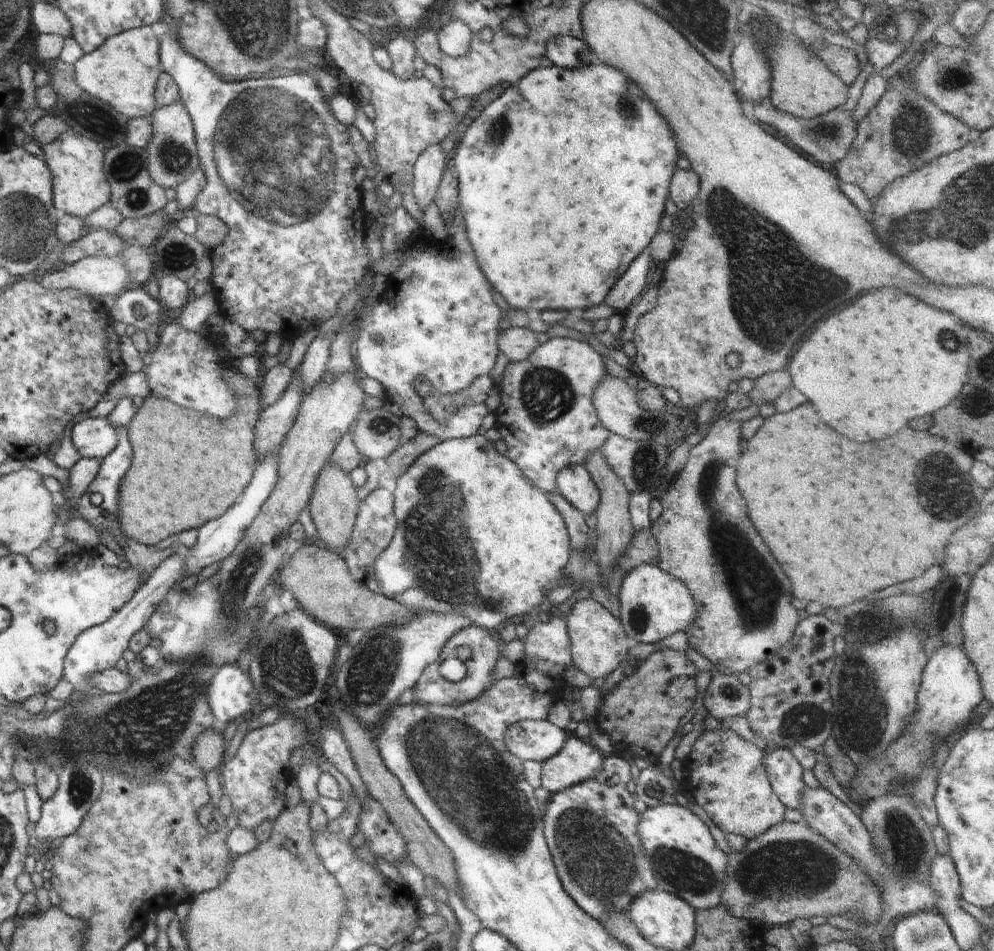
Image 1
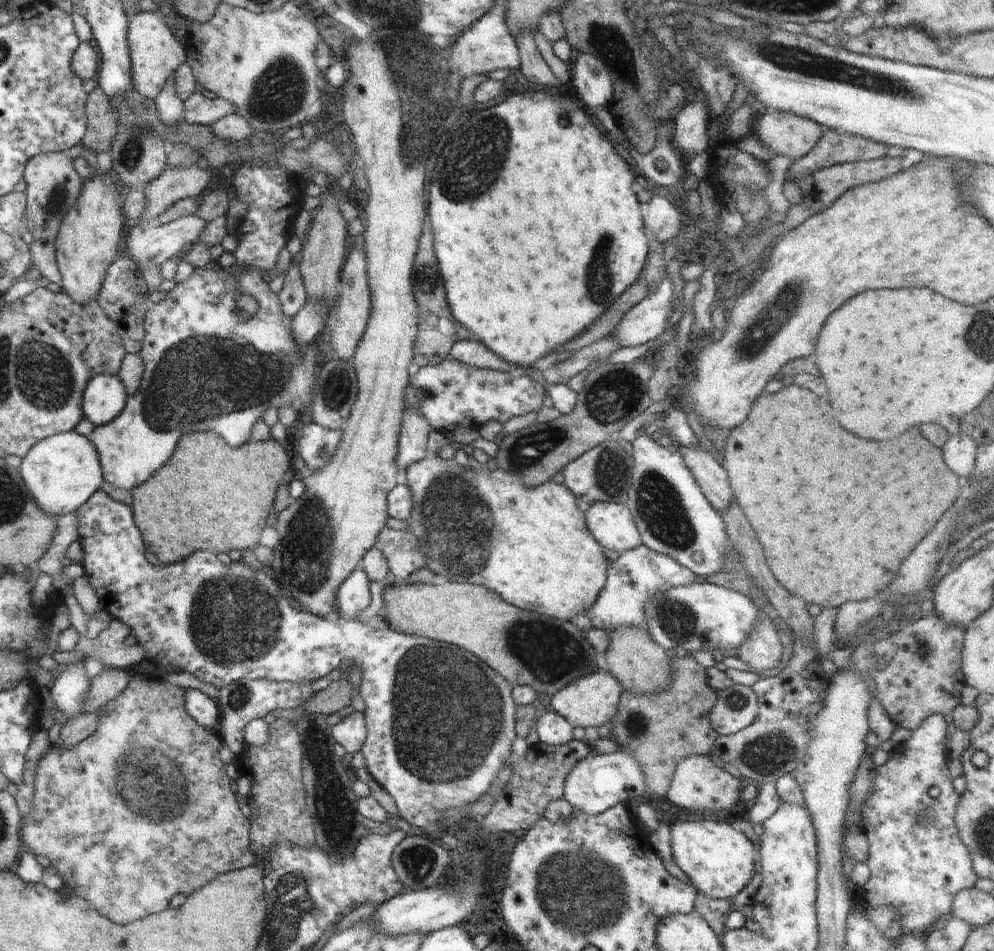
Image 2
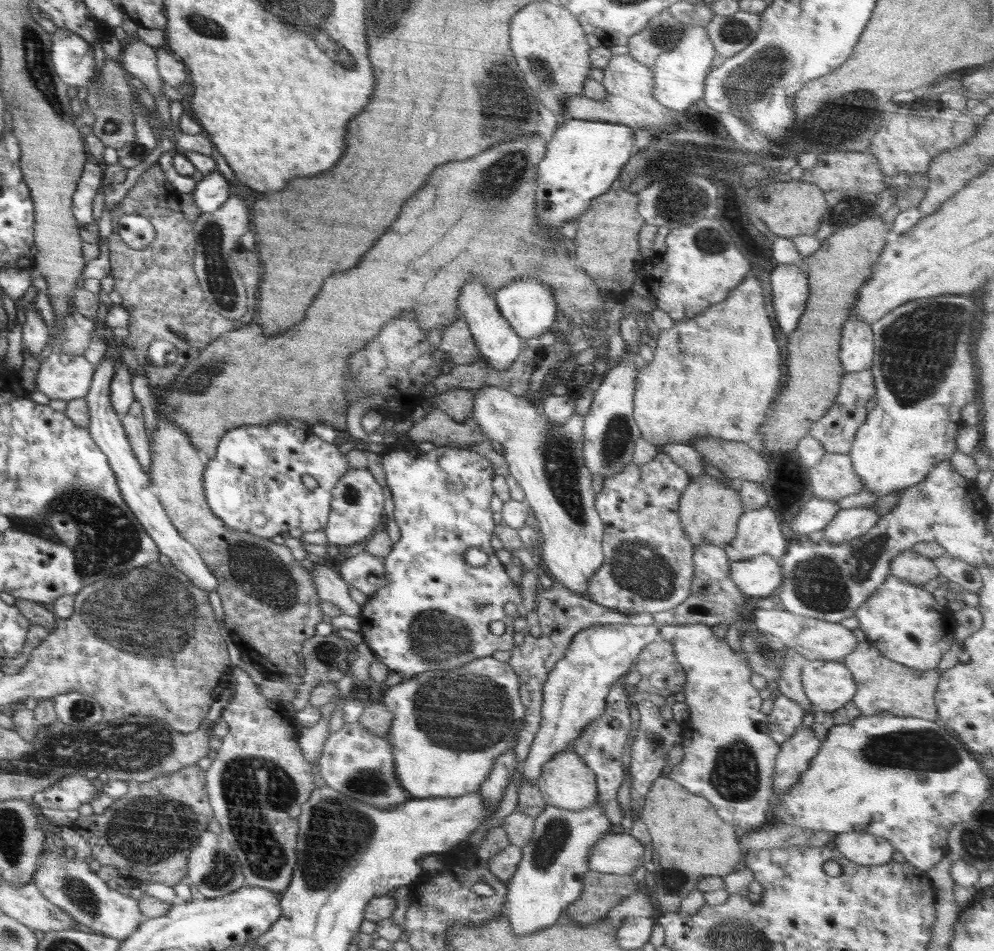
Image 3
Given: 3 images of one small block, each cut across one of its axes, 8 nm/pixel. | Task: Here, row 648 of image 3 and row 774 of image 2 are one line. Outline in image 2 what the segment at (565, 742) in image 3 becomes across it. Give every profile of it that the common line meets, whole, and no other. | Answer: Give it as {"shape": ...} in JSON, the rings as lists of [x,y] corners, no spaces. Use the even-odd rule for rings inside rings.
{"shape":[[[618,748],[614,753],[592,751],[579,760],[566,777],[563,797],[572,808],[589,815],[599,815],[611,806],[626,803],[632,799],[643,800],[647,797],[647,786],[641,766],[634,755]]]}

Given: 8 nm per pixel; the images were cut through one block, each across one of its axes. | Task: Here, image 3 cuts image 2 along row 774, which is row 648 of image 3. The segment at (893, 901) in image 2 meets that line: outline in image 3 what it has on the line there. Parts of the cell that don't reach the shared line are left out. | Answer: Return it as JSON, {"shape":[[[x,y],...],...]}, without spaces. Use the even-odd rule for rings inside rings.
{"shape":[[[890,574],[878,586],[874,594],[860,608],[856,609],[855,617],[858,619],[860,630],[863,630],[867,636],[866,641],[877,648],[882,656],[908,668],[926,672],[938,666],[943,654],[952,648],[955,637],[954,612],[948,606],[941,606],[936,602],[932,593],[922,589],[922,586],[906,582]]]}

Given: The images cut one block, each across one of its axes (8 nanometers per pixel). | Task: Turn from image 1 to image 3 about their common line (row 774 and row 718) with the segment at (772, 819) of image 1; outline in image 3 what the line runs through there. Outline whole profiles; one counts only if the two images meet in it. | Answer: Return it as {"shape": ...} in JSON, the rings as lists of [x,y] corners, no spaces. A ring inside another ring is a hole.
{"shape":[[[705,624],[664,625],[659,627],[659,638],[644,647],[633,662],[632,670],[641,674],[641,680],[631,690],[649,692],[667,698],[683,692],[690,714],[688,728],[684,730],[681,742],[684,757],[681,763],[672,767],[668,778],[681,784],[686,790],[704,796],[714,804],[720,818],[742,826],[746,831],[760,829],[769,820],[773,796],[773,774],[780,745],[771,737],[767,714],[760,711],[763,702],[759,690],[751,684],[751,668],[747,662],[730,649],[725,639],[716,637]]]}

